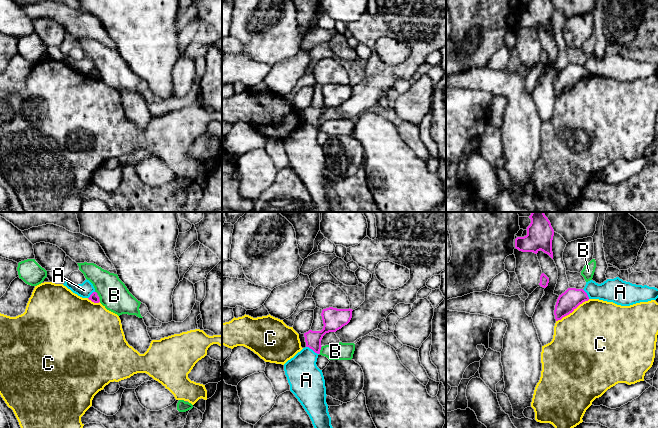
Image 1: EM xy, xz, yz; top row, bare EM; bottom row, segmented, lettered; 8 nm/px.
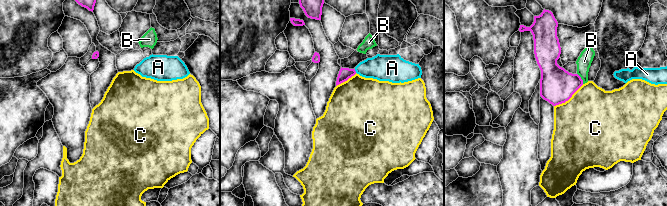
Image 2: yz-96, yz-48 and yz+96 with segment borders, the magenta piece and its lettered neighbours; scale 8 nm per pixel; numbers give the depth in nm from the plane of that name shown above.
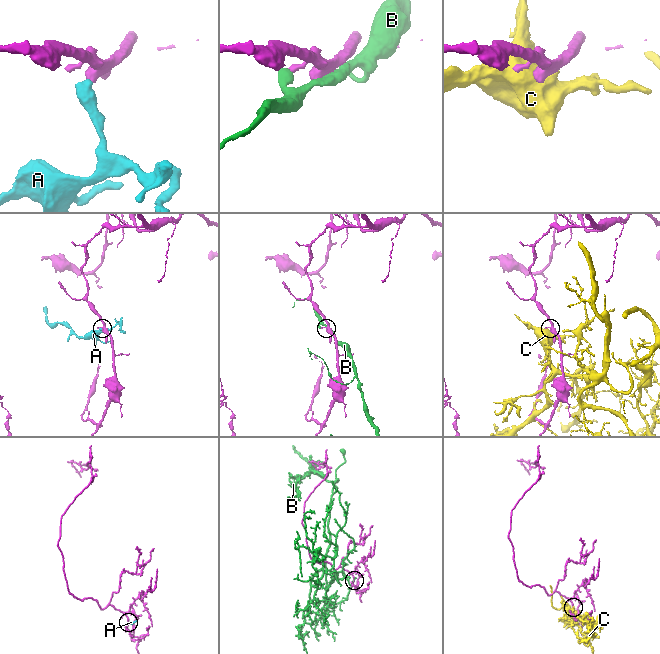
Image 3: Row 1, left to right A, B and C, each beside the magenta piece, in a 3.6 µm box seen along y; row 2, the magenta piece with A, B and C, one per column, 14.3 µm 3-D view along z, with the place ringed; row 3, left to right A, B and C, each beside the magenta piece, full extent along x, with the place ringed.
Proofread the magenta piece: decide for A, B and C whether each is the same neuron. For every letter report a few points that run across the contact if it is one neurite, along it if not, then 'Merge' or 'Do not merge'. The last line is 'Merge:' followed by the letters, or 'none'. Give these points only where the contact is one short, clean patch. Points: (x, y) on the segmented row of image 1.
A: Line: xz (306, 346), (318, 354). Do not merge
B: Do not merge
C: Do not merge
Merge: none

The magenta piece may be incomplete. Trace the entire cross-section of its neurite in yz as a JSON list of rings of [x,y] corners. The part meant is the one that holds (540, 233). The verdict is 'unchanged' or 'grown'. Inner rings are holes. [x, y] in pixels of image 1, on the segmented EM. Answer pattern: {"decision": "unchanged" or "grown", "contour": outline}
{"decision": "unchanged", "contour": [[[532,212],[529,216],[530,225],[527,227],[527,235],[515,239],[515,248],[522,252],[537,254],[540,250],[553,259],[552,240],[554,230],[544,212]]]}

